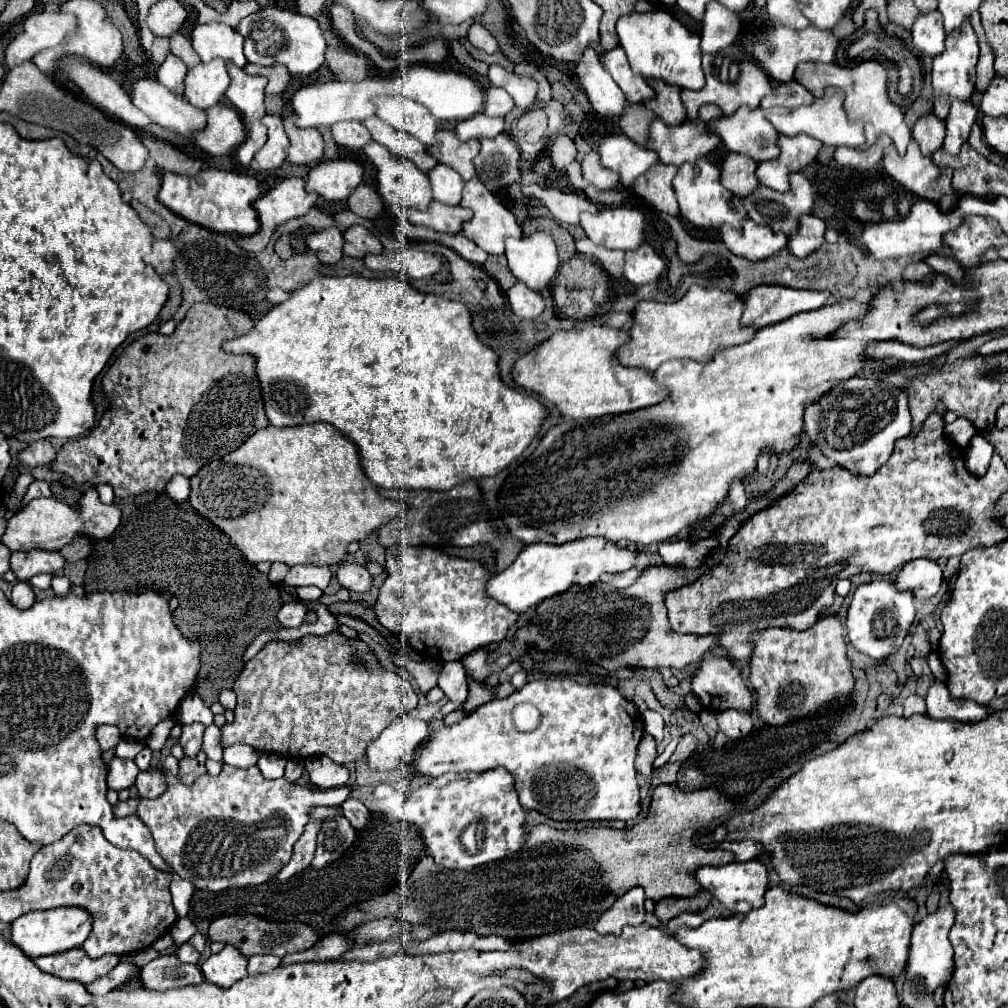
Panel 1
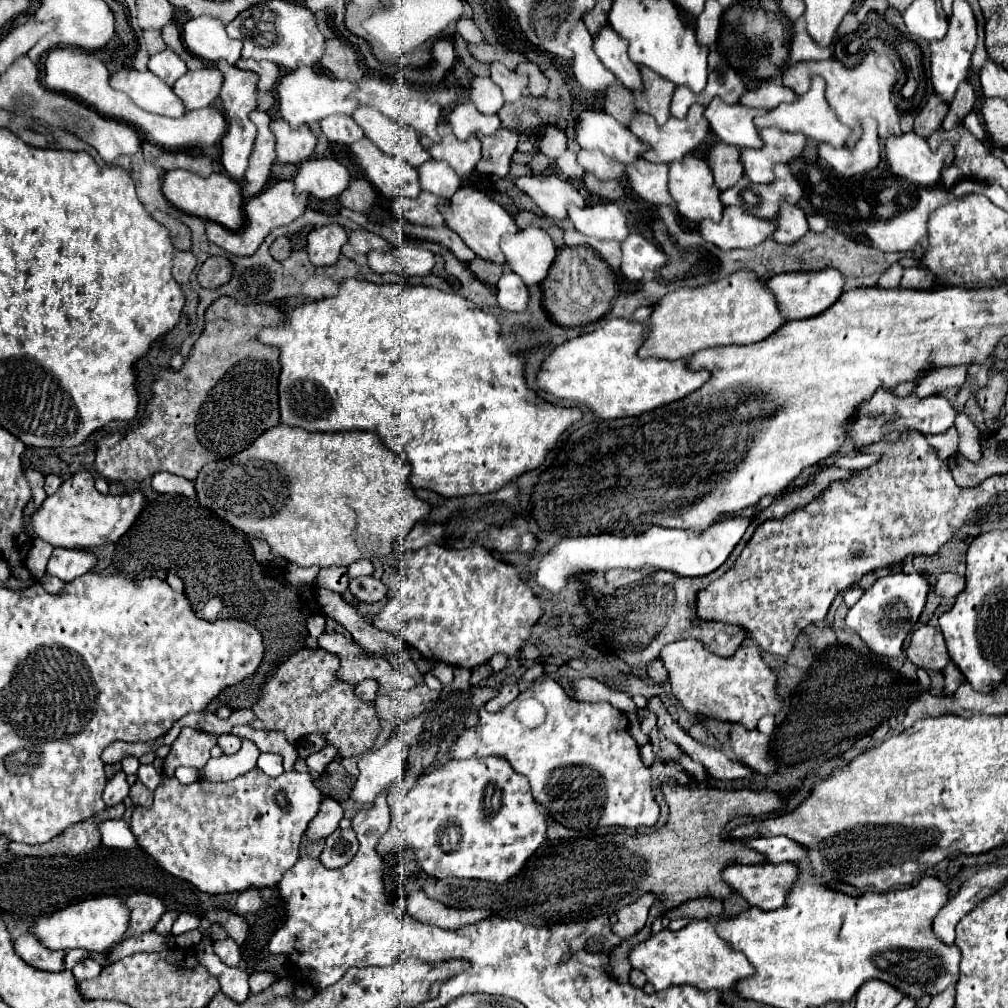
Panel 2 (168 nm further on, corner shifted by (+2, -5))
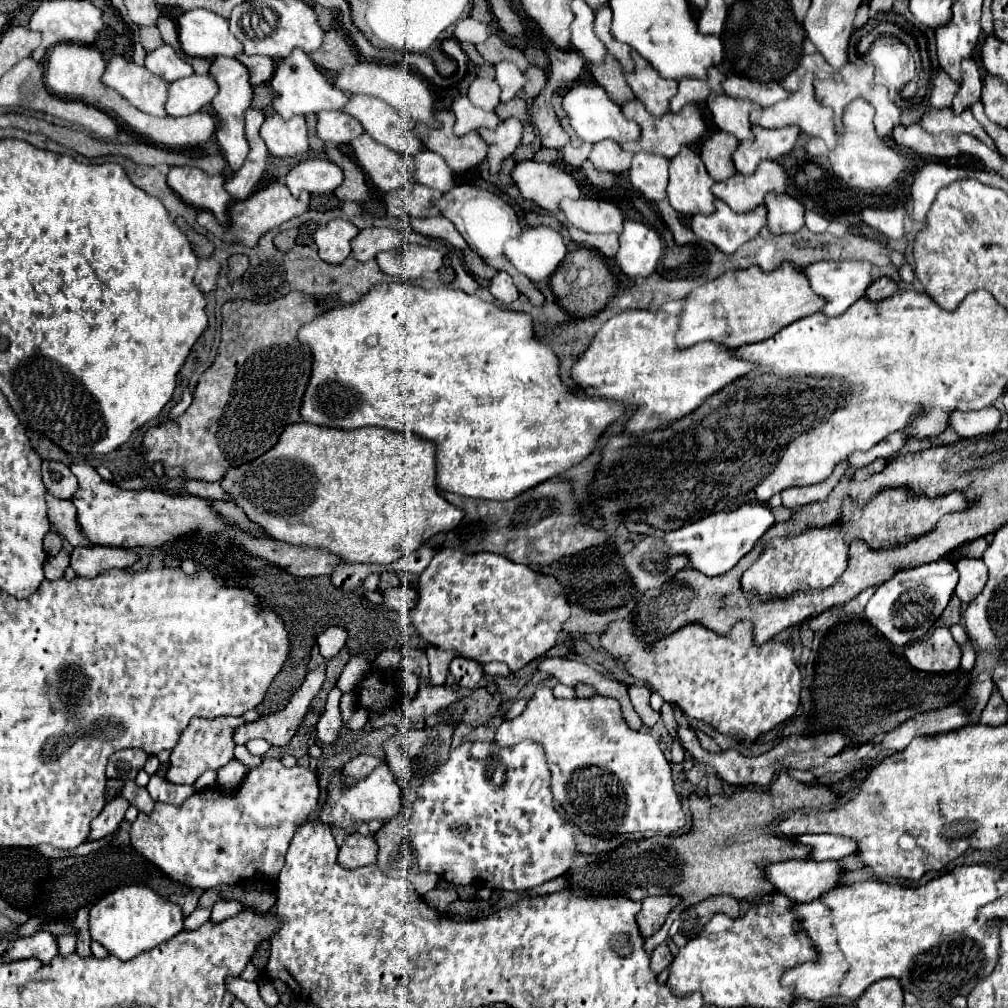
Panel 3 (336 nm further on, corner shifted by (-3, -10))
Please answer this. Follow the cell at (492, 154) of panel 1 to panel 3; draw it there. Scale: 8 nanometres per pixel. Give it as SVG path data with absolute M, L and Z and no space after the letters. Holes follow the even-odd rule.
M517 118L503 120L495 130L479 128L481 138L487 142L487 162L491 166L491 174L497 174L501 168L501 160L511 156L521 142L523 124Z

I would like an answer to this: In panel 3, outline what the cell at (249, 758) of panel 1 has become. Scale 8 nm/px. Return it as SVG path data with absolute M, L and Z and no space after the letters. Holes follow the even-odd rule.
M249 740L247 742L247 748L251 754L257 754L257 756L265 756L267 750L271 748L271 744L267 740Z

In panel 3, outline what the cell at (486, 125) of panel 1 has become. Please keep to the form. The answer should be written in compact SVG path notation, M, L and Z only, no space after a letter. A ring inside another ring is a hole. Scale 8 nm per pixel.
M467 96L457 98L453 102L453 114L457 118L457 122L455 122L457 136L463 136L463 134L477 130L477 128L491 128L493 130L501 122L501 118L495 112L475 108Z

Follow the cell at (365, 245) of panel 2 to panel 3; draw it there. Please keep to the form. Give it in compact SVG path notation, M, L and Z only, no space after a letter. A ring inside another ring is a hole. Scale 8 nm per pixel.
M365 228L353 240L353 256L361 262L375 258L383 250L397 250L403 246L403 236L391 228Z

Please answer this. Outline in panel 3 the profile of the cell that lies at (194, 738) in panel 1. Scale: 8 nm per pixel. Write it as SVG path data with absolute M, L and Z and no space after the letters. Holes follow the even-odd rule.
M223 716L215 720L195 718L189 722L189 726L183 730L183 736L179 738L179 744L171 752L171 766L167 770L167 780L173 784L195 784L195 780L209 768L221 768L233 760L233 732L235 728L243 726L243 716Z

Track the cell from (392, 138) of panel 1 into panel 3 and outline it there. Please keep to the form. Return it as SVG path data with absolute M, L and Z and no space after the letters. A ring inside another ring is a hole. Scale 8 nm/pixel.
M349 94L343 108L347 114L357 118L365 132L399 154L415 154L423 148L421 140L411 134L409 124L383 100L367 94Z

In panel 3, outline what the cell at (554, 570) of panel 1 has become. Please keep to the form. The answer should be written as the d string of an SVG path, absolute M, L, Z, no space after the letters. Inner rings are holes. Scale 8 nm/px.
M741 504L735 510L713 512L707 518L687 524L679 530L665 532L663 540L671 550L687 552L689 564L695 570L707 576L717 576L729 572L773 524L775 524L775 516L767 504Z

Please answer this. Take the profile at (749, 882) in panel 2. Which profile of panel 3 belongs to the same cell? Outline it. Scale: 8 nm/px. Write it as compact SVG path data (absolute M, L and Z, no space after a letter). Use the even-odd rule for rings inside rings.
M787 860L769 864L765 872L777 892L787 894L795 902L811 902L823 892L837 888L845 868L837 860Z

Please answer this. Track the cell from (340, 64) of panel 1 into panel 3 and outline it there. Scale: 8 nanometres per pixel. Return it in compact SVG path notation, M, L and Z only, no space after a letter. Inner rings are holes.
M327 30L323 36L323 44L319 46L319 52L311 54L311 60L325 70L339 72L347 64L357 62L357 54L353 50L353 44L337 30Z

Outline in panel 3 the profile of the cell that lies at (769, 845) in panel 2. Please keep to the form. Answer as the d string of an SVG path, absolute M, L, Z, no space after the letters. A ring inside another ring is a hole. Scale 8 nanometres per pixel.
M807 834L807 836L795 836L793 840L811 846L813 860L841 860L845 856L855 854L857 850L855 840L835 834Z

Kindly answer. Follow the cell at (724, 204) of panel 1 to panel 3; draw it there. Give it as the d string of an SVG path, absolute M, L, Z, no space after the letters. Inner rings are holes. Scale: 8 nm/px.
M681 148L679 156L671 158L671 166L669 166L669 186L667 186L667 198L669 204L681 212L681 214L713 214L715 206L713 200L715 196L711 194L711 186L715 182L711 180L711 176L705 170L705 164L701 162L699 154L693 148Z

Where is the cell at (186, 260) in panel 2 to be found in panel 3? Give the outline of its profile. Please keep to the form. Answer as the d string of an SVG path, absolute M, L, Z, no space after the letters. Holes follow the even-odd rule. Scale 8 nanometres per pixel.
M207 258L199 262L199 268L195 272L195 284L207 294L213 292L217 286L217 276L219 276L221 264L215 258Z

